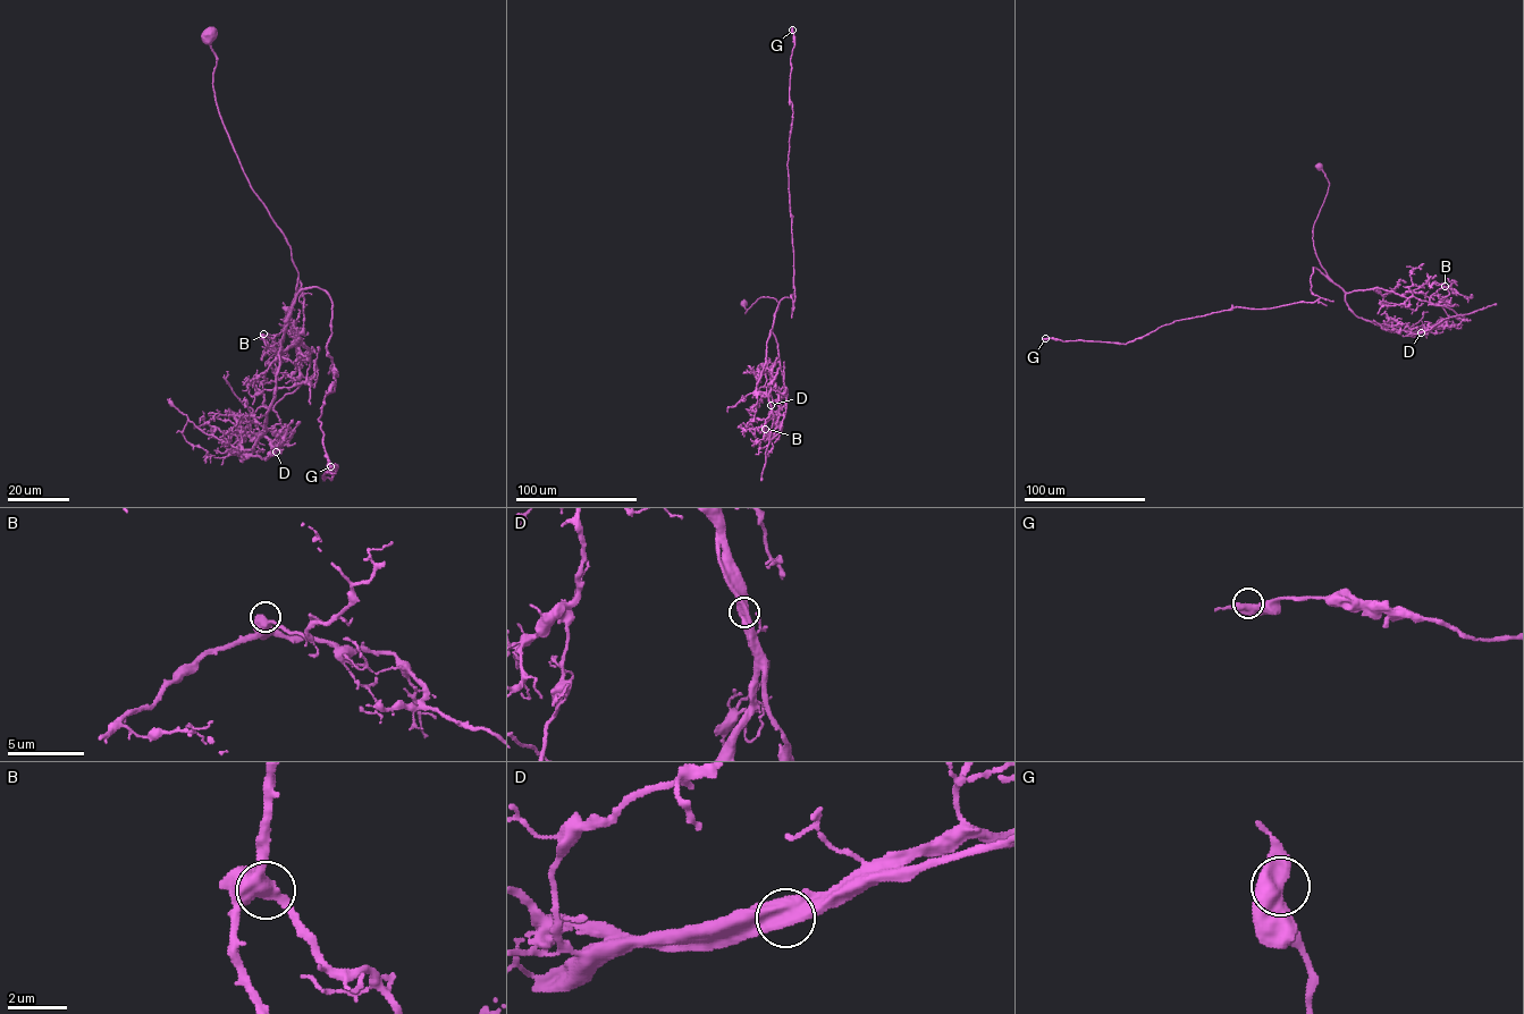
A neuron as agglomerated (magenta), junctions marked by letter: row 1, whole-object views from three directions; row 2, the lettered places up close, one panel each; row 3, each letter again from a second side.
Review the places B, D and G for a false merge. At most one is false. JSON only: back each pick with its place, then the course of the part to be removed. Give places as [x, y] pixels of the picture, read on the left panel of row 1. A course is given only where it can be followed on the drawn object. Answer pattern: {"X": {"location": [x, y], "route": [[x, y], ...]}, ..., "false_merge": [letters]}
{"D": {"location": [276, 451], "route": [[276, 451], [284, 434], [275, 405], [312, 375], [314, 360], [309, 382], [310, 404]]}, "false_merge": ["D"]}

